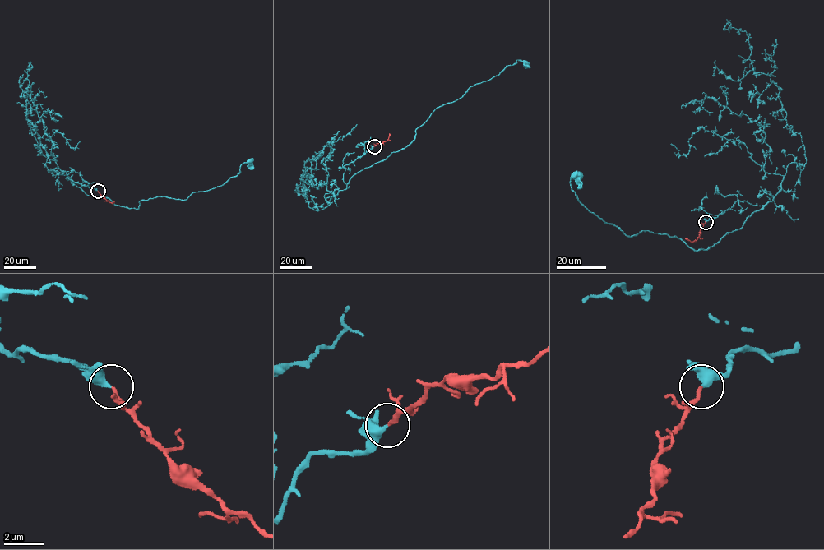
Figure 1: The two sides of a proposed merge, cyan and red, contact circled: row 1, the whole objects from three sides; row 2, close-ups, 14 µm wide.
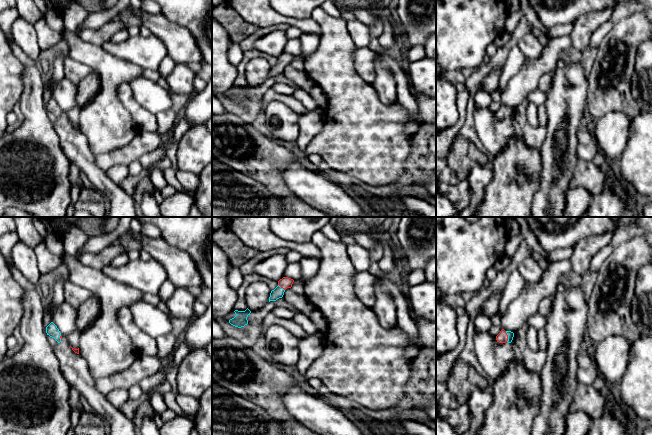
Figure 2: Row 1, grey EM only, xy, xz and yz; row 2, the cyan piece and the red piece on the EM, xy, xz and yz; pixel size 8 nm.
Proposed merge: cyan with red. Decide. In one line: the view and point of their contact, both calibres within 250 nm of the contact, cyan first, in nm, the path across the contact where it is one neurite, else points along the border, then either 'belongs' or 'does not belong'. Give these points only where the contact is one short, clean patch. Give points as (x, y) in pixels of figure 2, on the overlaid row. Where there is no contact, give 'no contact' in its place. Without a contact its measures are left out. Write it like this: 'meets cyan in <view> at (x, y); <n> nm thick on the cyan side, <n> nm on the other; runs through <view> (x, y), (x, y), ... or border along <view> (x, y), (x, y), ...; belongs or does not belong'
meets cyan in yz at (508, 336); 50 nm thick on the cyan side, 90 nm on the other; runs through yz (510, 334), (508, 336), (502, 337); belongs

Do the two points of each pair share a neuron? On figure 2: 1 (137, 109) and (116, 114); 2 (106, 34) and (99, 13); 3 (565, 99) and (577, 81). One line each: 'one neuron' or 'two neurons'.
1: two neurons
2: two neurons
3: one neuron

